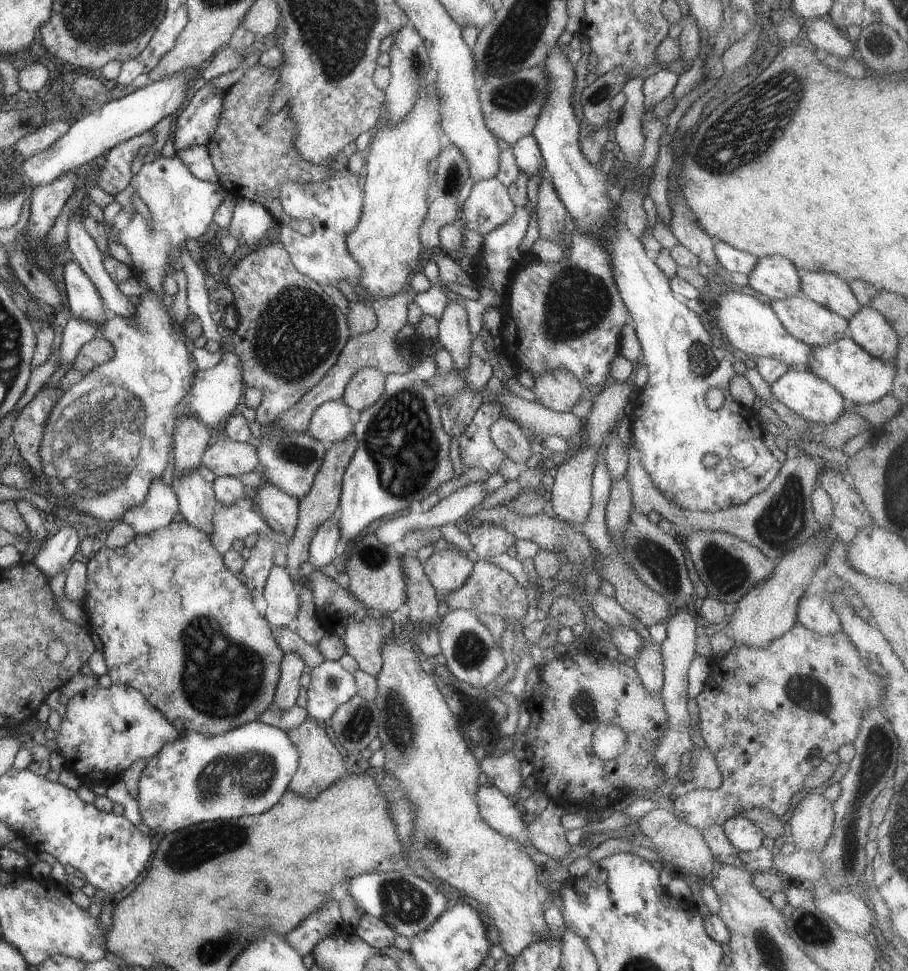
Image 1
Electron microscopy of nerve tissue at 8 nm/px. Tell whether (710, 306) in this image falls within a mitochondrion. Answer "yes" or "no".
no

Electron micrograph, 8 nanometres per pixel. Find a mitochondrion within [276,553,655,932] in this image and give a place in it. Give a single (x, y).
(407, 903)

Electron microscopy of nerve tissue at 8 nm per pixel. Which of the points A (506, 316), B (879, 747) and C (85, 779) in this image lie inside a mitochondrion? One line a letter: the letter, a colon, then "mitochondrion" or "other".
A: other
B: mitochondrion
C: other

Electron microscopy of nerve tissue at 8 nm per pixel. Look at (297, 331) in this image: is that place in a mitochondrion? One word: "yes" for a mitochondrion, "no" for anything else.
yes

